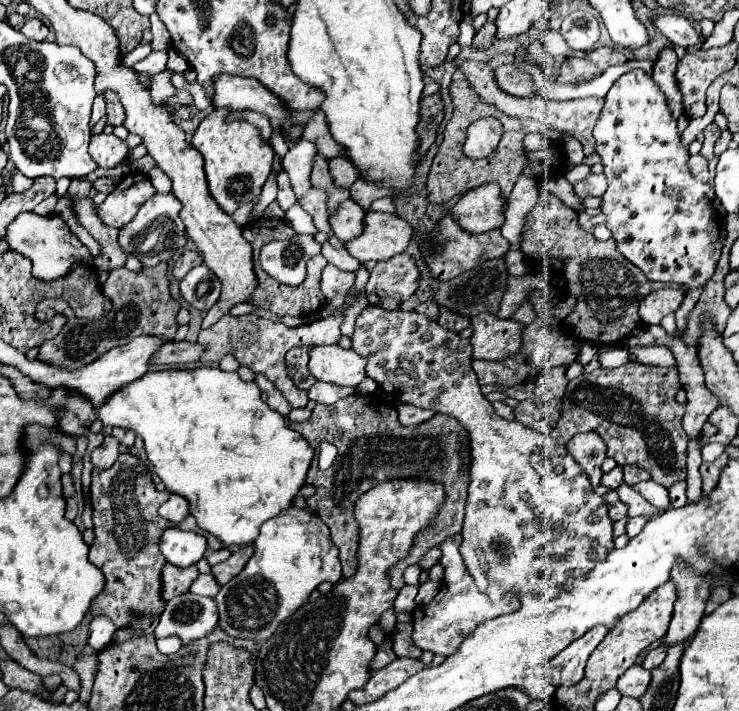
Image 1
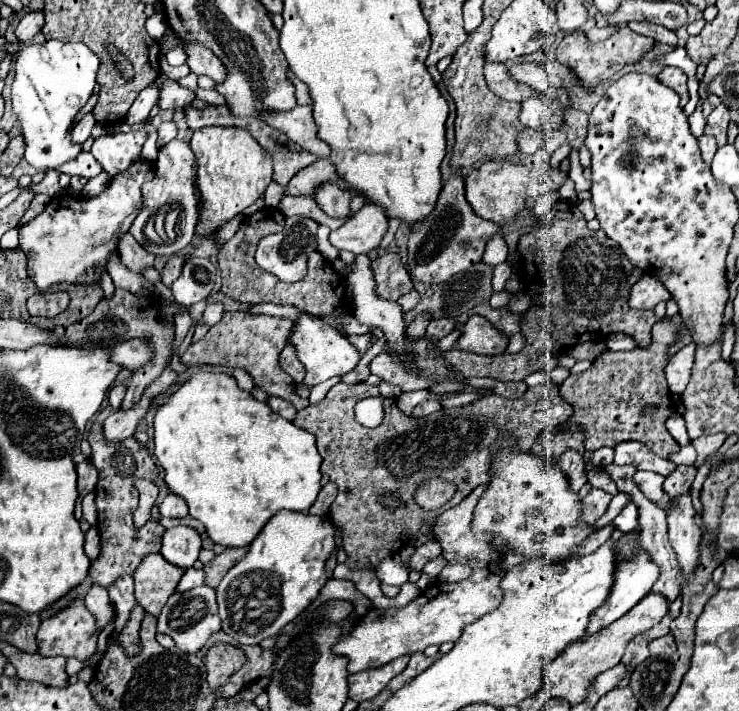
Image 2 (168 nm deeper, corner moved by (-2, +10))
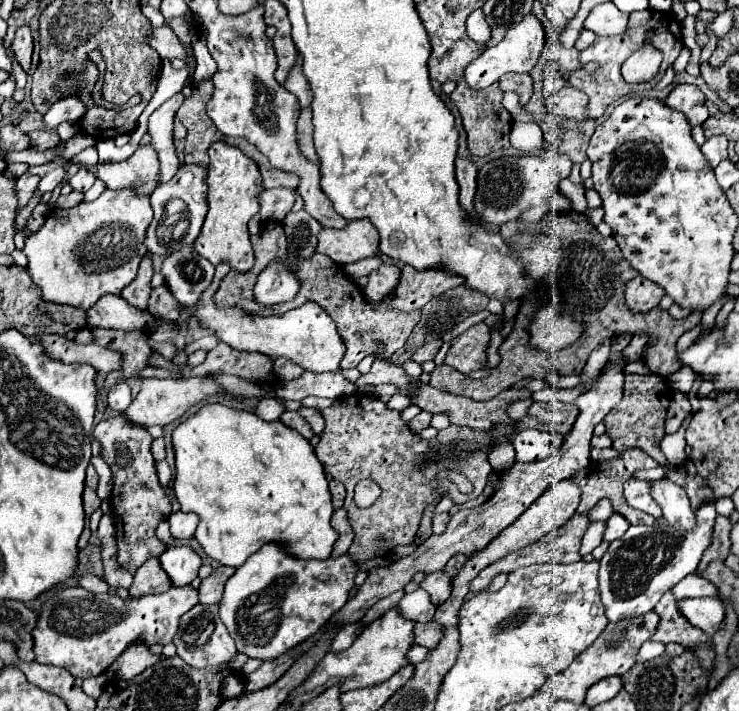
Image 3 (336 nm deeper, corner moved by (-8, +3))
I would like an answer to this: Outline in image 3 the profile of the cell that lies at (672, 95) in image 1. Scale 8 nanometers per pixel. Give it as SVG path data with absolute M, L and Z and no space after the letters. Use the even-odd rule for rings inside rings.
M687 83L675 85L675 89L665 99L665 105L685 113L691 125L701 125L709 117L705 95L699 91L697 85L687 85Z

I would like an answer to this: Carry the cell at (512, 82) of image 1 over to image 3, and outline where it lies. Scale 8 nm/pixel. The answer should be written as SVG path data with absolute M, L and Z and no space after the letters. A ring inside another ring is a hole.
M571 85L559 89L553 97L547 99L547 109L557 117L557 119L587 119L585 113L587 105L587 95Z

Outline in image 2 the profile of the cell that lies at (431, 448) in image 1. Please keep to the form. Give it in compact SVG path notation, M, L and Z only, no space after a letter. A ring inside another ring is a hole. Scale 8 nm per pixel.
M339 382L327 392L327 396L319 404L311 404L309 408L299 410L297 418L295 418L297 426L313 432L313 436L317 438L317 450L323 458L321 472L327 474L329 480L339 486L339 494L337 494L335 502L331 504L329 518L331 518L333 526L343 532L343 550L347 552L347 566L353 570L363 570L363 568L375 570L383 558L397 554L405 546L405 542L409 544L425 522L433 524L437 520L437 516L445 512L443 506L453 508L473 488L477 488L479 484L487 484L489 478L493 478L493 454L499 450L499 444L497 444L499 432L501 432L501 438L505 438L505 436L513 438L511 452L515 454L521 450L529 450L537 442L537 436L541 434L541 430L545 430L547 426L563 424L573 414L573 408L559 396L559 386L545 382L541 386L527 388L527 392L521 398L507 400L499 394L489 394L489 396L483 396L467 406L439 410L425 418L413 418L413 416L407 418L397 408L397 400L383 398L383 412L385 412L383 422L377 428L365 428L353 418L353 406L357 400L363 400L369 396L379 396L379 388L369 386L367 382L353 384L353 386ZM435 476L455 482L457 492L439 510L427 512L419 504L415 504L413 492L419 482L423 482L427 478L435 478ZM385 494L397 494L397 498L401 498L401 506L397 510L389 510L387 506L381 506L379 498Z

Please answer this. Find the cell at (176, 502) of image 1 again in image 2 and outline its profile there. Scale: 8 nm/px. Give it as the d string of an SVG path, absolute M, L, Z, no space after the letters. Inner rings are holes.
M169 494L163 502L161 502L161 516L169 516L169 518L185 518L187 516L187 504L183 498Z

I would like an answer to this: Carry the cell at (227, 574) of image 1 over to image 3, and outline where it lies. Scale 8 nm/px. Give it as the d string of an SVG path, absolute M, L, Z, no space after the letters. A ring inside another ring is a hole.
M219 565L207 579L203 579L201 585L199 585L199 603L203 603L203 605L219 603L221 593L223 593L223 585L233 573L235 573L233 567Z

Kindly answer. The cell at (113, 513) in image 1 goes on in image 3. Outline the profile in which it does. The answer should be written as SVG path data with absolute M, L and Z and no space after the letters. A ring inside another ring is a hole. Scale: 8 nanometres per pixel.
M115 417L101 421L93 429L93 437L101 443L101 457L105 463L109 463L113 473L113 491L109 499L115 519L117 563L125 571L135 573L147 559L161 557L161 553L167 549L167 545L157 539L155 529L171 515L171 495L159 483L155 461L151 457L153 437L147 433L147 429L127 425L123 417Z

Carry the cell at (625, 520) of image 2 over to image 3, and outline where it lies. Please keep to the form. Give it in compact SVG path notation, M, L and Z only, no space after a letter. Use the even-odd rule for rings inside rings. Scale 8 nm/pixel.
M615 513L615 515L611 515L609 519L607 519L607 529L605 529L605 541L615 541L615 539L619 539L625 531L629 529L629 523L625 521L625 517L621 517L619 513Z

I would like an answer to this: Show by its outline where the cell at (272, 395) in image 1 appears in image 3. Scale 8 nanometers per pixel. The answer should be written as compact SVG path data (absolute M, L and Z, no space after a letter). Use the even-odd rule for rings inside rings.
M285 411L285 413L281 415L281 421L283 421L287 427L299 431L305 439L311 439L311 437L313 437L313 431L311 431L309 423L307 423L297 411Z

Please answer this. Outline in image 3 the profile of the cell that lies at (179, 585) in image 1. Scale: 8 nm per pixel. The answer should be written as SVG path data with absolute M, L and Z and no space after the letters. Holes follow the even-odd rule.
M149 559L143 567L137 569L135 581L129 587L131 597L143 597L149 593L163 593L171 587L171 579L167 573L163 573L163 567L159 559Z

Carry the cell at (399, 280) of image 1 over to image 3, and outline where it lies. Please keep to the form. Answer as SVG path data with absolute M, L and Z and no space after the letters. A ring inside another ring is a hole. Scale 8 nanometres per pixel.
M381 265L369 275L369 281L363 289L365 299L369 299L369 303L383 303L399 285L399 277L401 269L397 265Z

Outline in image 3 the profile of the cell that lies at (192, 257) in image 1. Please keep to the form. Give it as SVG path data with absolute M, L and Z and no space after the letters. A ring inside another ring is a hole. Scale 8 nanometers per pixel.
M163 283L161 287L157 287L157 289L153 289L147 309L149 309L151 313L155 313L157 317L171 319L171 321L179 321L179 317L181 317L179 301L175 301L173 293L169 291L169 287L167 287L165 283Z

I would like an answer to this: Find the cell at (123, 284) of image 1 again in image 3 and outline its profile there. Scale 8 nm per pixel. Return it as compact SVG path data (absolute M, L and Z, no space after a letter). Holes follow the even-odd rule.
M93 327L91 333L93 333L93 343L123 351L123 357L125 357L123 381L141 377L141 371L149 367L149 357L153 349L149 345L149 335L145 335L141 329L121 331L121 329Z

